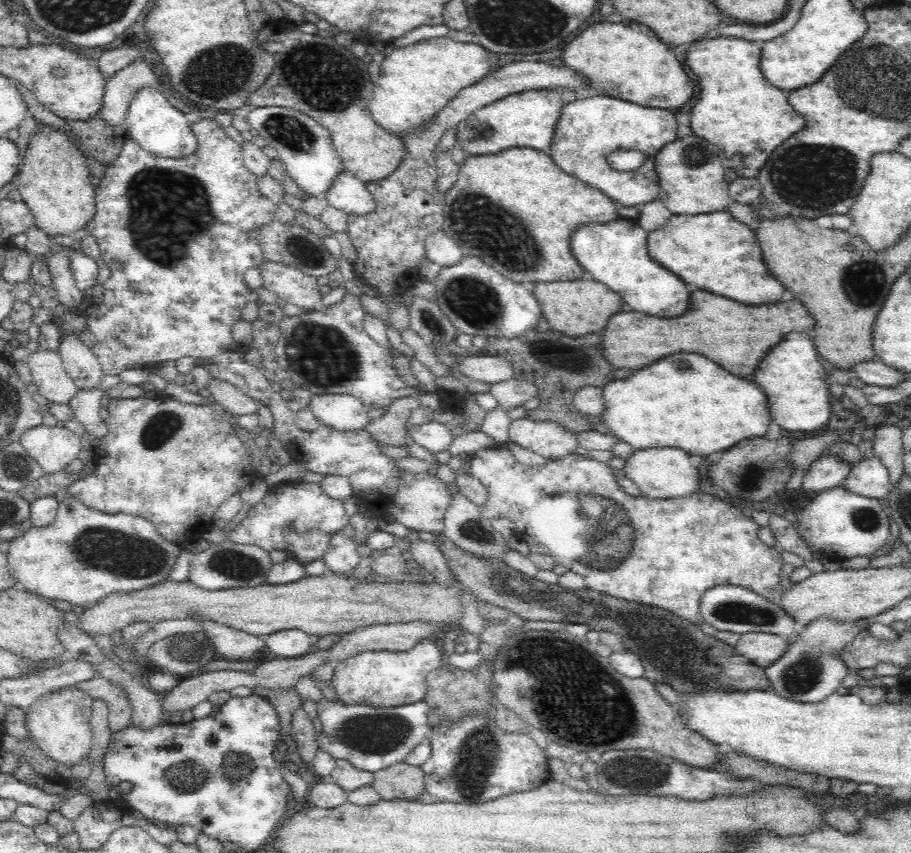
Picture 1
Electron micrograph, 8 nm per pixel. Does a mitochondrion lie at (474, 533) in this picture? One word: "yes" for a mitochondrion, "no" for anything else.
yes

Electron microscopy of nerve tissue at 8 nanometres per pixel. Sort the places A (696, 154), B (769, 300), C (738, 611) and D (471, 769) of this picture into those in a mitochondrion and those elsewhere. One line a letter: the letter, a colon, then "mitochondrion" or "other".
A: mitochondrion
B: other
C: mitochondrion
D: mitochondrion

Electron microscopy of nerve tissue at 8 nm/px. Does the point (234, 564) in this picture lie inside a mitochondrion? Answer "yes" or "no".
yes

